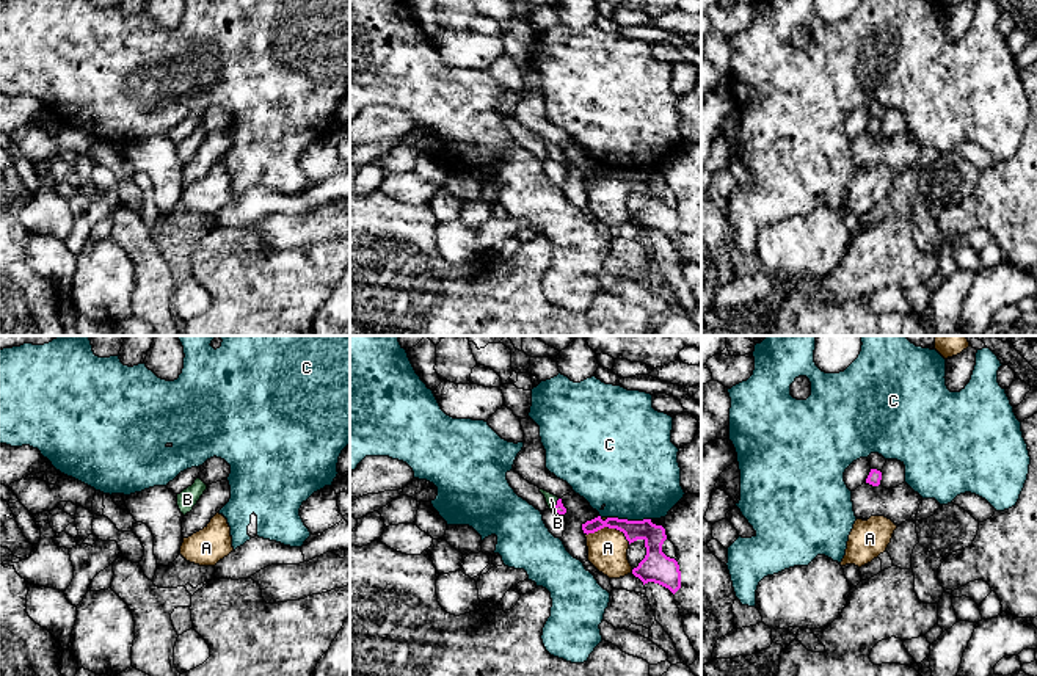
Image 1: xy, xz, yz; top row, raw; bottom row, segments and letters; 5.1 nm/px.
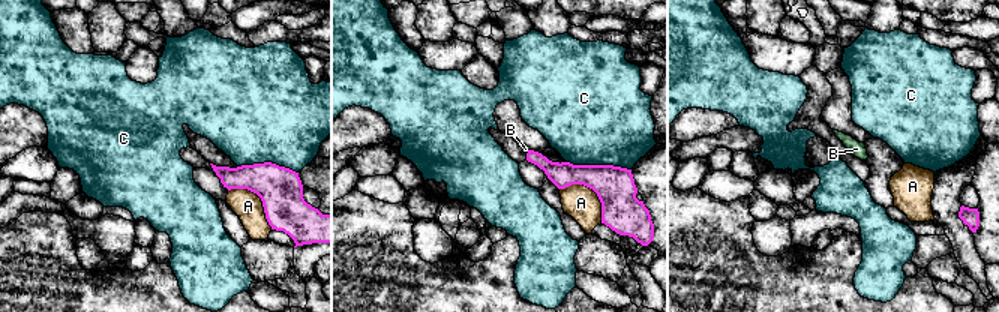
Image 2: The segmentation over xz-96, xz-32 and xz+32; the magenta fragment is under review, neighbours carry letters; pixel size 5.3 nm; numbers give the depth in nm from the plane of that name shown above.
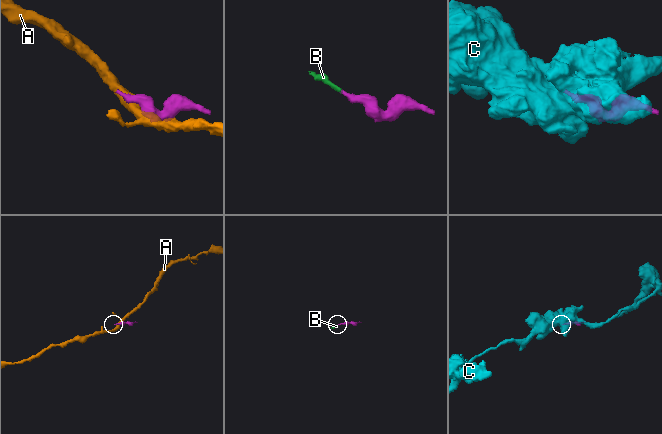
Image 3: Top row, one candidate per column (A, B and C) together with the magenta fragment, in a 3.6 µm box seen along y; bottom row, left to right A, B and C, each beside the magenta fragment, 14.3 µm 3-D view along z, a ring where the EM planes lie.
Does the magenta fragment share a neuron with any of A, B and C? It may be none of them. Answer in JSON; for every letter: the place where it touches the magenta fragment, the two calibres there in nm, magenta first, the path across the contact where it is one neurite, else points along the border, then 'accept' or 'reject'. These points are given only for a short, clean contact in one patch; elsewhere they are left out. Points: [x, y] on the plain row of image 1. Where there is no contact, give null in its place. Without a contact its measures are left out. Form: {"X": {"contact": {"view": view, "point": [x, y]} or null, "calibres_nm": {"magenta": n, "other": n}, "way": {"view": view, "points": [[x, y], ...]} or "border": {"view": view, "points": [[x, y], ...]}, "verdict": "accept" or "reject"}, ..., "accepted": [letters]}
{"A": {"contact": {"view": "xz", "point": [609, 176]}, "calibres_nm": {"magenta": 110, "other": 200}, "verdict": "reject"}, "B": {"contact": {"view": "xz", "point": [556, 154]}, "calibres_nm": {"magenta": 50, "other": 60}, "way": {"view": "xz", "points": [[559, 157], [556, 154], [551, 148]]}, "verdict": "accept"}, "C": {"contact": {"view": "xz", "point": [629, 170]}, "calibres_nm": {"magenta": 120, "other": 460}, "border": {"view": "xz", "points": [[607, 165], [650, 168]]}, "verdict": "reject"}, "accepted": ["B"]}

